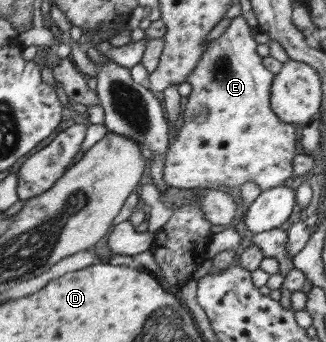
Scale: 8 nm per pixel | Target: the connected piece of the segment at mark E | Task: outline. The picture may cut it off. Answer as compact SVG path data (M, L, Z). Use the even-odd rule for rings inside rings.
M241 17L232 19L230 25L228 25L228 29L226 29L220 37L207 43L201 58L198 60L198 63L195 65L190 75L186 78L186 82L192 86L192 92L188 96L188 102L182 113L183 121L182 127L180 127L180 131L178 131L178 137L176 137L174 143L169 145L169 150L165 157L163 176L169 187L178 187L180 189L196 187L214 188L226 185L226 187L240 188L244 183L254 181L254 183L261 188L261 191L266 191L271 187L283 185L290 177L295 176L293 173L293 161L298 155L298 153L296 153L296 126L291 123L283 122L274 111L272 111L270 97L273 77L275 75L262 64L262 57L256 52L257 45L258 43L252 38L252 29Z

